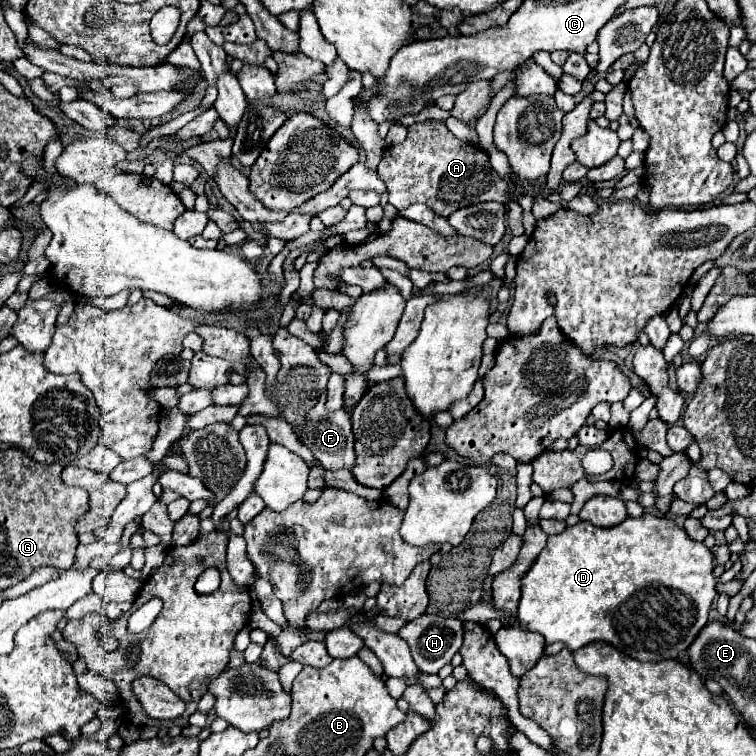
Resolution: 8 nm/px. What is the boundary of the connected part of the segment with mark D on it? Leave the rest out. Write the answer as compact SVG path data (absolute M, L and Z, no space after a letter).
M646 512L640 518L628 516L612 528L578 522L562 534L548 536L548 544L522 578L520 628L542 634L546 644L564 642L572 652L590 642L608 642L640 662L676 660L708 624L708 610L716 596L712 570L714 554L710 548L704 542L690 540L672 518L658 518Z

